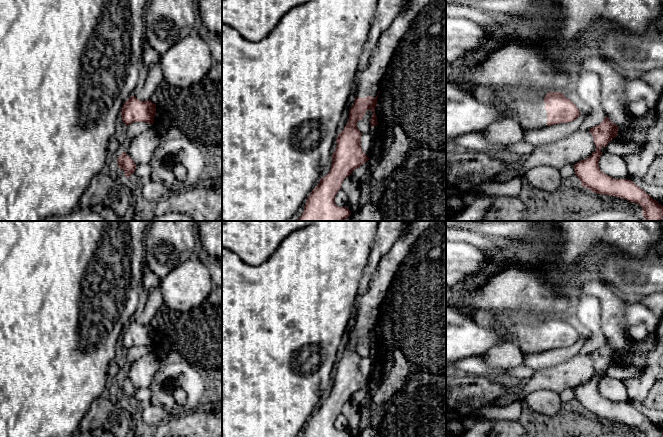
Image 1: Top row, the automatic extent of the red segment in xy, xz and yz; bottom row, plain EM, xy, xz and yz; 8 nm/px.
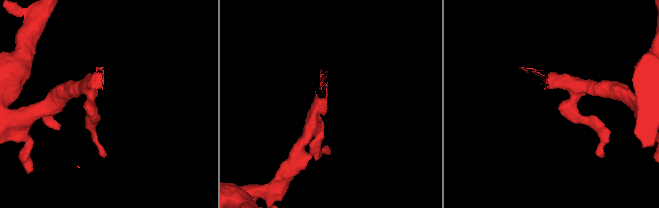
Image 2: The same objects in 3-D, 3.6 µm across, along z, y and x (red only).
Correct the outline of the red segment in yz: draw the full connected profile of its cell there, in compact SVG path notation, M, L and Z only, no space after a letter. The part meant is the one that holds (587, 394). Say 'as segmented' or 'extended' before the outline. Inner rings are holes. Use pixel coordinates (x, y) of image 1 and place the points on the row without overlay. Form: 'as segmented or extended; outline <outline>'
as segmented; outline M606 340L599 349L589 355L593 360L596 374L590 381L573 389L581 410L597 418L619 421L639 428L643 432L642 437L663 437L663 430L634 406L629 403L614 403L599 393L601 372L607 371L608 367L617 361L618 350Z

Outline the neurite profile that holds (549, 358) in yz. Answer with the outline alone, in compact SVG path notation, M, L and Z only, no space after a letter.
M573 311L568 312L563 319L570 323L580 335L580 340L572 346L546 350L540 353L531 353L523 360L523 363L534 369L542 369L556 366L570 360L580 352L585 341L592 336L590 329L584 326Z

